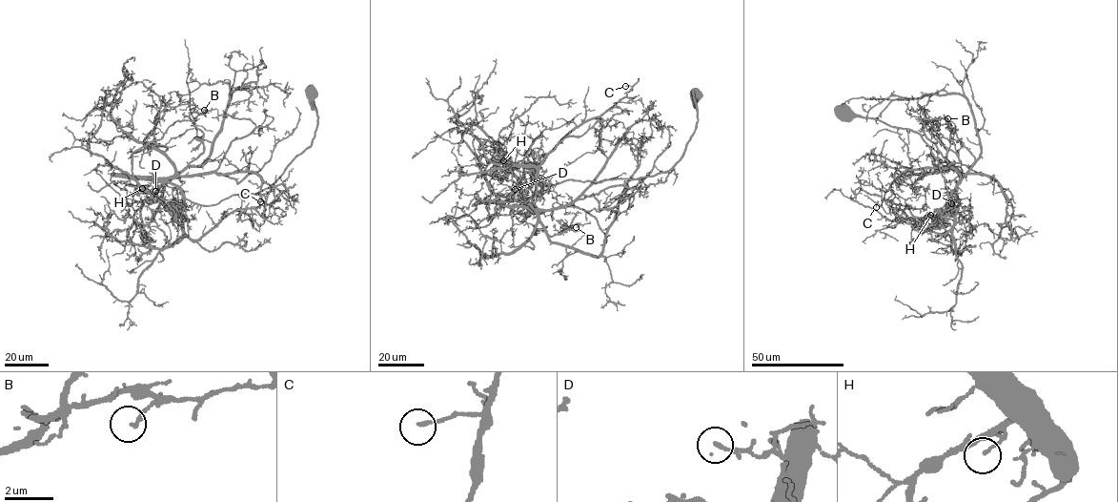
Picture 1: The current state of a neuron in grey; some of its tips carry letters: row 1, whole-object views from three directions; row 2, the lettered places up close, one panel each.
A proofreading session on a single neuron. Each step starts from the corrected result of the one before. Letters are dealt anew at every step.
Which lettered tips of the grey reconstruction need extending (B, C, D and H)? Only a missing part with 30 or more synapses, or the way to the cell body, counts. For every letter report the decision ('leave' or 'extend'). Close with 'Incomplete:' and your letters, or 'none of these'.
B: leave
C: leave
D: leave
H: leave
Incomplete: none of these

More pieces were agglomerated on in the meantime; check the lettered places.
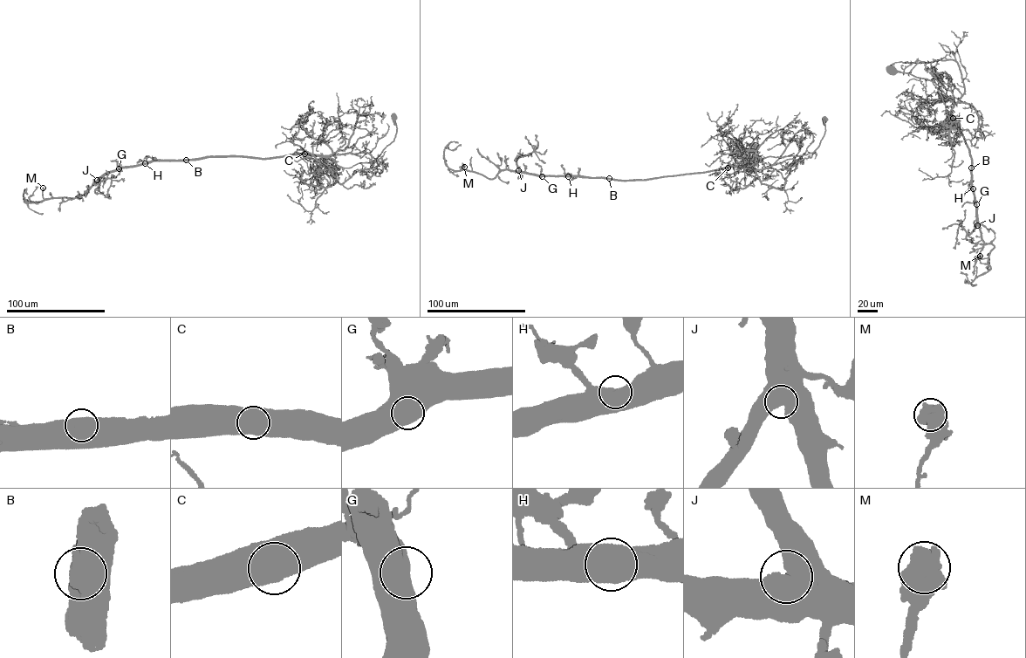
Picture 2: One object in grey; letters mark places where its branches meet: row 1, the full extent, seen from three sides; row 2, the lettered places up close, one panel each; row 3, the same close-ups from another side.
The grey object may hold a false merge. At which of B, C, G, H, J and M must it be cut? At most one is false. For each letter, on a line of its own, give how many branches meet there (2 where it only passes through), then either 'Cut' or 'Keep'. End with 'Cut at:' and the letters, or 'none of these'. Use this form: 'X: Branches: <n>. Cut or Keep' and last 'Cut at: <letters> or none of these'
B: Branches: 1. Keep
C: Branches: 1. Keep
G: Branches: 1. Keep
H: Branches: 1. Keep
J: Branches: 1. Keep
M: Branches: 1. Keep
Cut at: none of these

